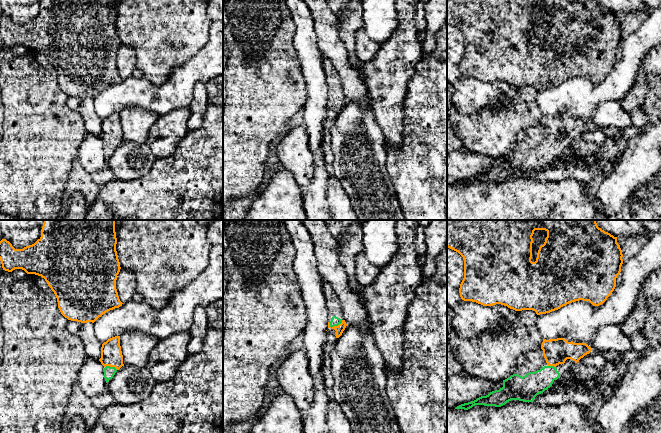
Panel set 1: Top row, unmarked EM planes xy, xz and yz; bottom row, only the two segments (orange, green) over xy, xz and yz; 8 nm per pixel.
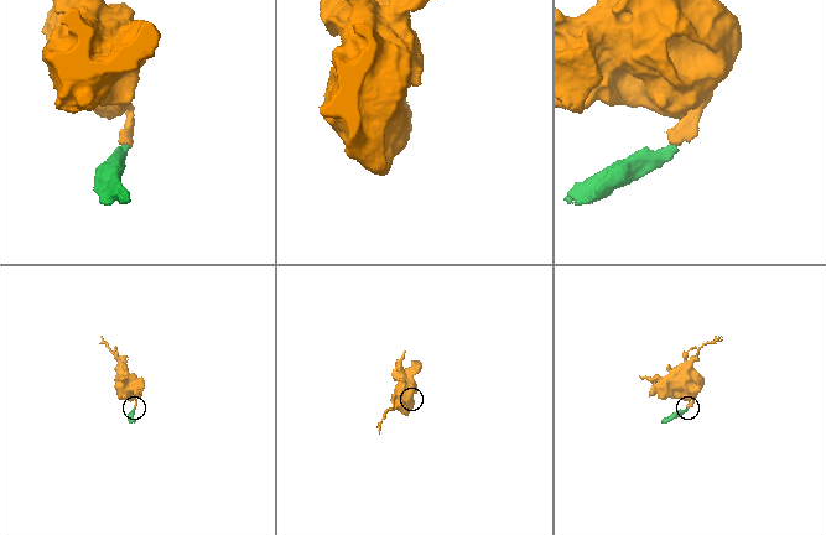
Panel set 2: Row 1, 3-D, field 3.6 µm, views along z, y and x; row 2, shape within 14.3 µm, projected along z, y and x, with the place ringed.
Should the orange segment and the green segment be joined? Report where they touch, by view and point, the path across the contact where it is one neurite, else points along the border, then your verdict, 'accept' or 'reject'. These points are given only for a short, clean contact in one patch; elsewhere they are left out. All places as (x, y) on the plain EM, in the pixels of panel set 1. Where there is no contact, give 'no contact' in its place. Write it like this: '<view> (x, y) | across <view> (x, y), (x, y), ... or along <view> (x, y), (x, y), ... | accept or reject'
xz (336, 102) | across xz (339, 105), (336, 102), (335, 97) | accept

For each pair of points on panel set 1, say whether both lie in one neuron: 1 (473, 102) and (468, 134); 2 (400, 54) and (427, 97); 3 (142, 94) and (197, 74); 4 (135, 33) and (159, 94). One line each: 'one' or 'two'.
1: two
2: two
3: one
4: two

